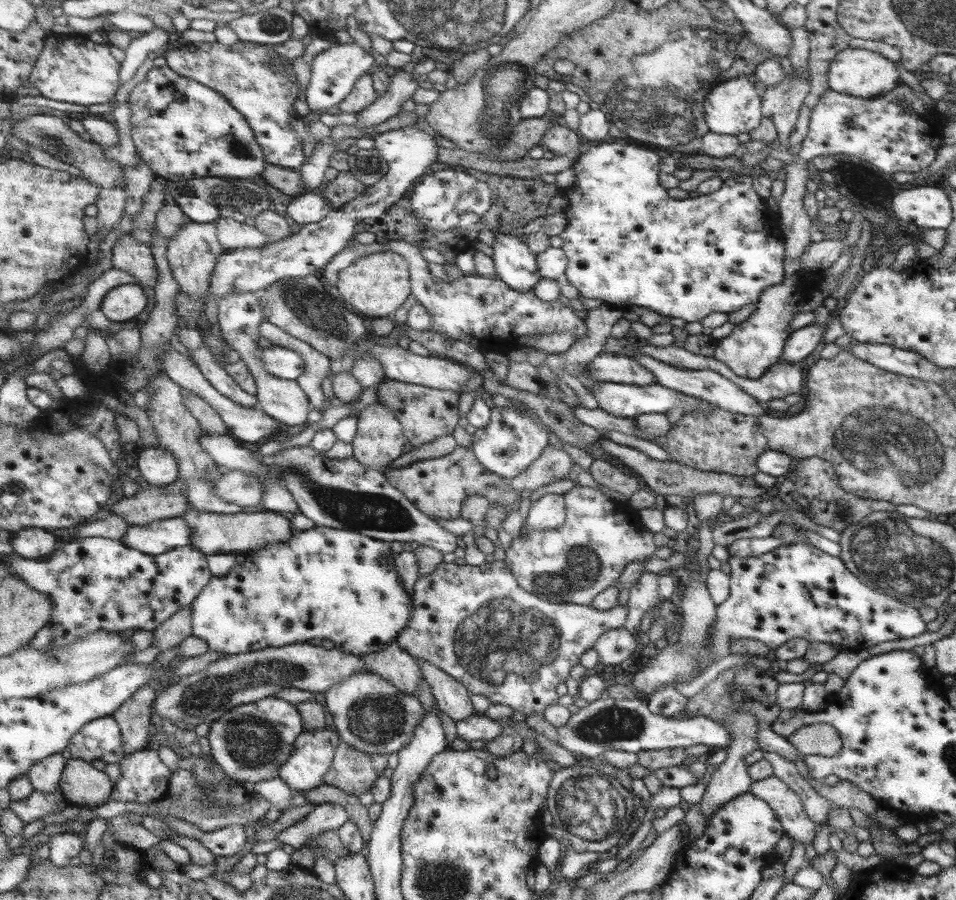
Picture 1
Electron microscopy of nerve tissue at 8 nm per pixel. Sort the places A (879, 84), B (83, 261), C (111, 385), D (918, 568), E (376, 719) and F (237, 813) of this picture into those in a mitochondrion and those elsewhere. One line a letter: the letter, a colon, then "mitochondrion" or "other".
A: other
B: other
C: other
D: mitochondrion
E: mitochondrion
F: other

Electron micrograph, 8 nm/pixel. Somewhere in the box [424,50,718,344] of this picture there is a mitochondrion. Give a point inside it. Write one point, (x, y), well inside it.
(494, 117)

